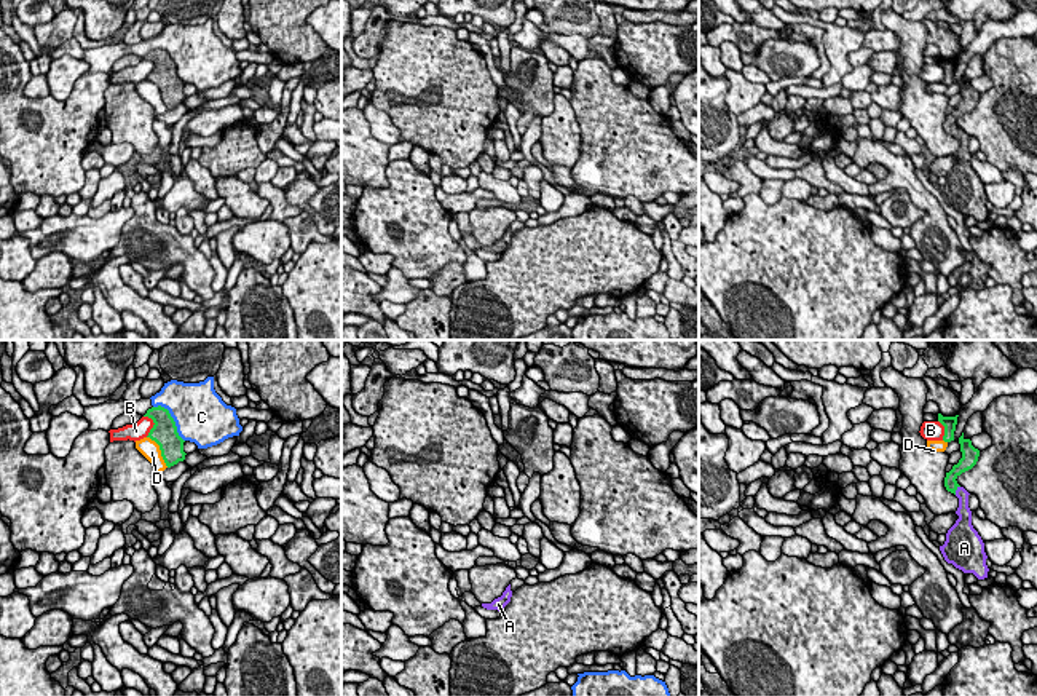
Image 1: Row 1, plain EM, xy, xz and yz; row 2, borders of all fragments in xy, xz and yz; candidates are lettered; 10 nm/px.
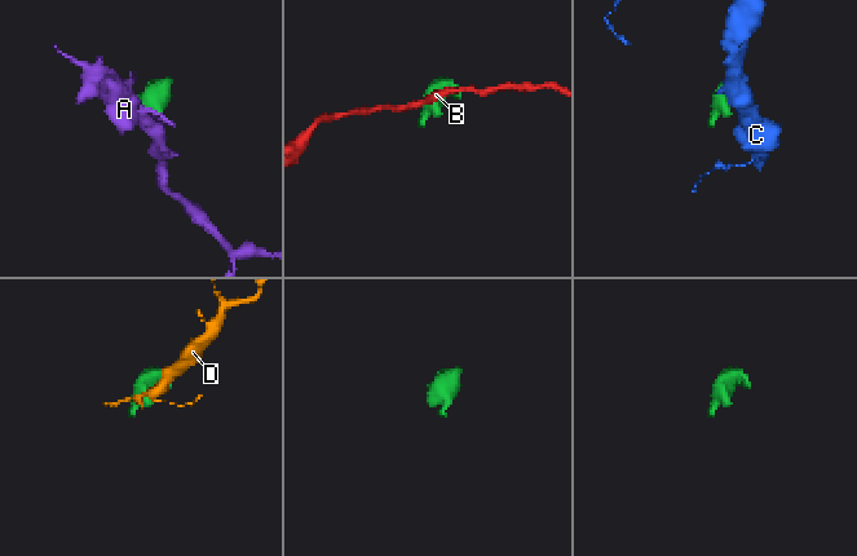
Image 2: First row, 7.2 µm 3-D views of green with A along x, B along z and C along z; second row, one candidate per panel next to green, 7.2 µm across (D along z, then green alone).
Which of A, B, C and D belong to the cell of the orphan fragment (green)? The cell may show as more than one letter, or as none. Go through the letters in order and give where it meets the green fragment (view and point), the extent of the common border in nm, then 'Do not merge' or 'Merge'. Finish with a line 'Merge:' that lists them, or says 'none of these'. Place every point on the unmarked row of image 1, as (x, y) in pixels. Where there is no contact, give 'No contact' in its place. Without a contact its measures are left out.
A: Touches green at yz (956, 131). Shared border 110 nm. Merge
B: Touches green at xy (153, 67). Shared border 220 nm. Do not merge
C: Touches green at xy (173, 61). Shared border 480 nm. Do not merge
D: Touches green at xy (160, 91). Shared border 380 nm. Do not merge
Merge: A

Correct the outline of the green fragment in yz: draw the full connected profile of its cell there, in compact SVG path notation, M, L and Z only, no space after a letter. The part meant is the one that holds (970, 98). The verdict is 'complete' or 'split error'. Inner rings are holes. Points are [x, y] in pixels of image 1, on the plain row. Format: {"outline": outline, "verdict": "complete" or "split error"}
{"outline": "M964 75L959 80L959 86L962 101L944 120L946 132L959 140L959 150L956 153L959 161L948 172L946 184L940 188L940 193L948 206L952 206L964 216L973 216L978 222L984 222L989 214L986 208L988 198L984 195L984 185L972 168L972 153L968 150L970 136L956 123L962 115L976 107L980 93L972 88L970 81L964 80Z", "verdict": "split error"}

